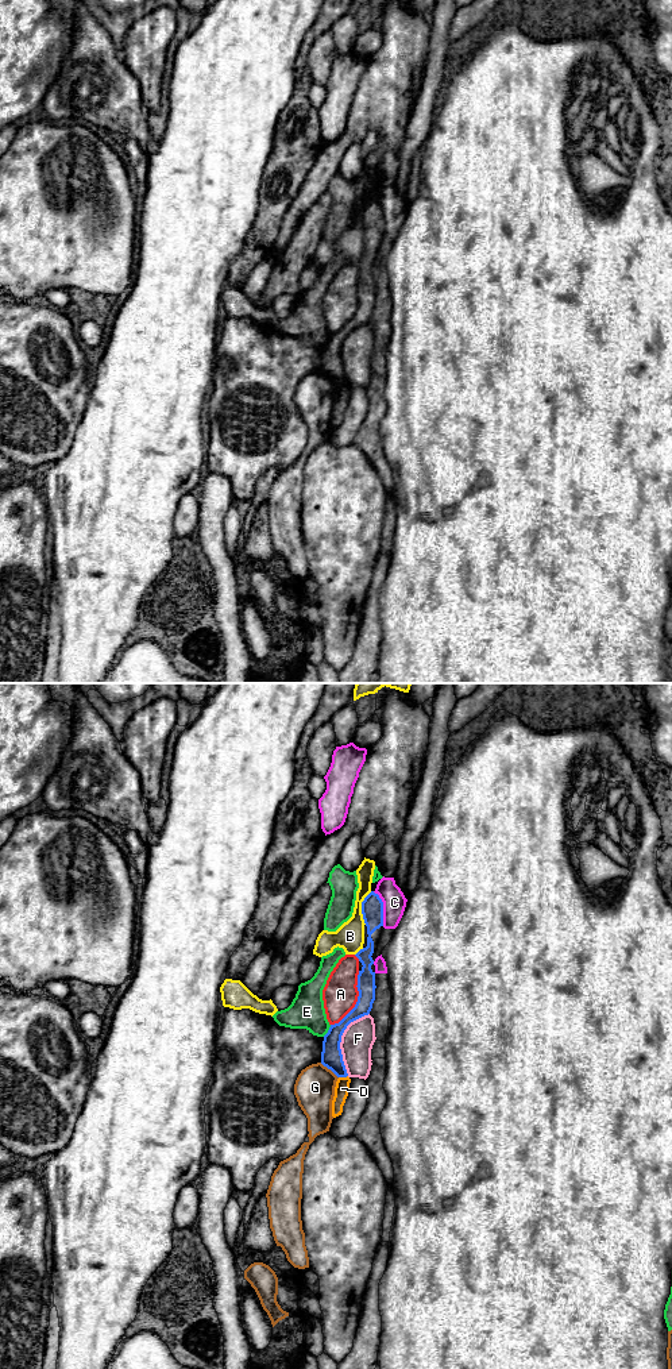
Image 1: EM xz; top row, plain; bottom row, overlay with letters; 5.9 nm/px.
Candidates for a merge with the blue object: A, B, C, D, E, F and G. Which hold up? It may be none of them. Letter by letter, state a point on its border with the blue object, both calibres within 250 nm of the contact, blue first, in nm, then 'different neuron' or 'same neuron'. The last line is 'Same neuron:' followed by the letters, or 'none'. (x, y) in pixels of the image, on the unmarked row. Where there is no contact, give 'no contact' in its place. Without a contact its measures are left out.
A: xz (358, 309) | 110/220 nm | different neuron
B: xz (362, 216) | 130/170 nm | different neuron
C: xz (382, 216) | 130/140 nm | different neuron
D: xz (343, 385) | 130/90 nm | different neuron
E: xz (328, 339) | 130/200 nm | different neuron
F: xz (340, 349) | 130/190 nm | different neuron
G: xz (329, 377) | 130/240 nm | different neuron
Same neuron: none

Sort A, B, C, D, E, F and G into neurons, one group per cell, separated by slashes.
A D / B / C / E / F / G

